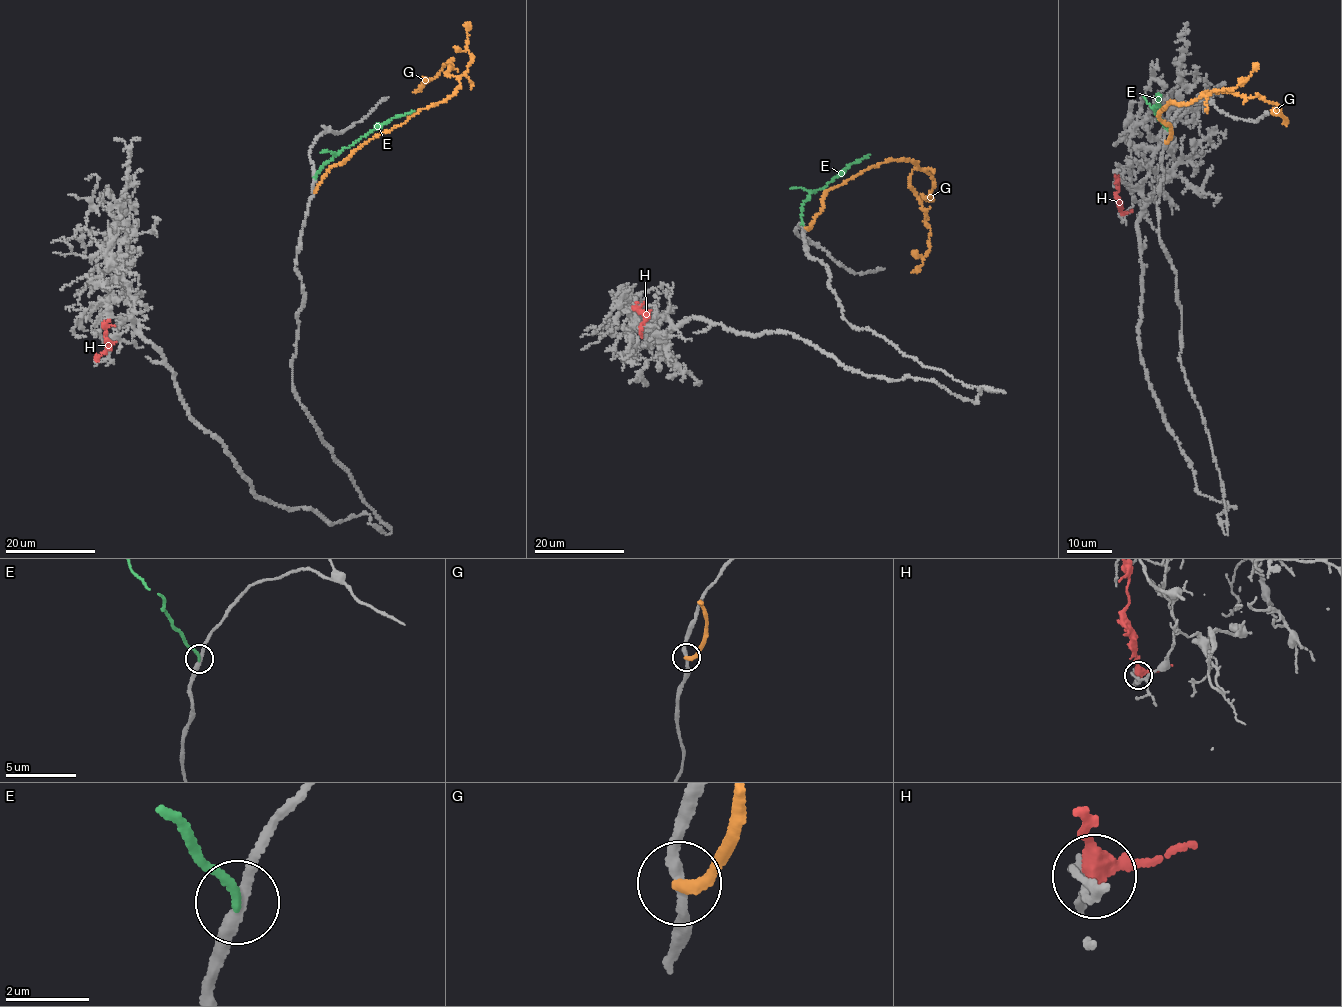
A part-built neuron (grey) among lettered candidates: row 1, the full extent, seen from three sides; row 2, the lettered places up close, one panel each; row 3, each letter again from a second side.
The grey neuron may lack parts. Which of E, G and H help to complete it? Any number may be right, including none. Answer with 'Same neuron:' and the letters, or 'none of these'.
Same neuron: E

